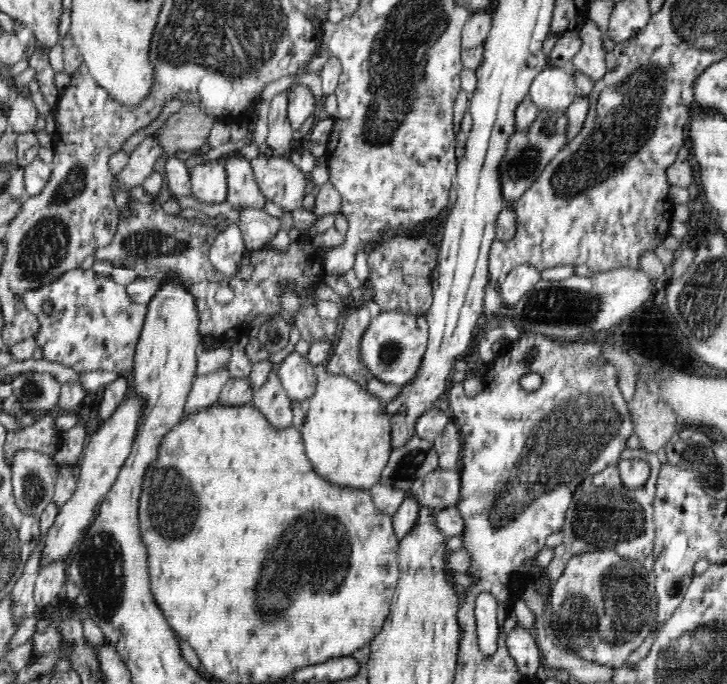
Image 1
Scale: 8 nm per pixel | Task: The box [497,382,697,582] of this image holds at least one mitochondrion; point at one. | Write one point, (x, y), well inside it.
(601, 516)

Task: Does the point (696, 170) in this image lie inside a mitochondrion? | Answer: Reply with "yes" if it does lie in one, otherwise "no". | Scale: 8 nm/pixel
no

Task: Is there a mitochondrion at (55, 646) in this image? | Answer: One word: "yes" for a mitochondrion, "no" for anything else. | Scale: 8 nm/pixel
no

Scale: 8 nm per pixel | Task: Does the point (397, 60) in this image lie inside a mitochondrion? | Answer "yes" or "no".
yes

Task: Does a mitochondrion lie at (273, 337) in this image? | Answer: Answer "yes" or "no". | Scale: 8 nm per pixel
yes

